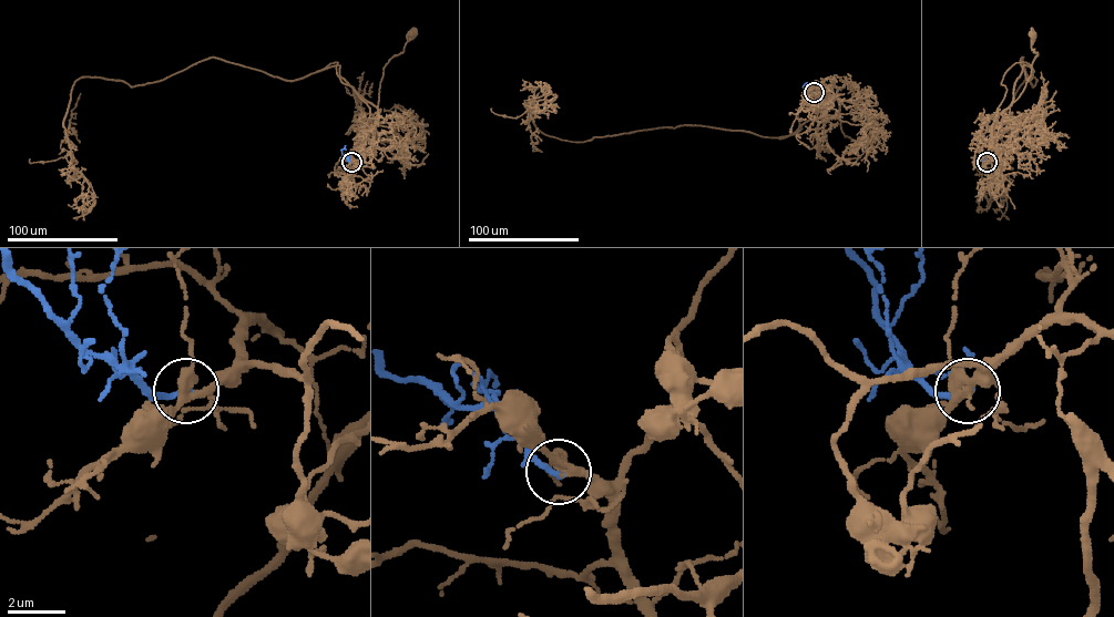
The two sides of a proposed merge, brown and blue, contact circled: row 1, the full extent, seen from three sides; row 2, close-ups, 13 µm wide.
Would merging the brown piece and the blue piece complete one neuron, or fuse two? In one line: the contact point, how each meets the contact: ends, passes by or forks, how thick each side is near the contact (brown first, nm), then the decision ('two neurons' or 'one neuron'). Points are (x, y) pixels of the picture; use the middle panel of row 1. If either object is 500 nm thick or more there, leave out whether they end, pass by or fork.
(814, 92) | brown forks | blue ends | 320/200 nm | one neuron

